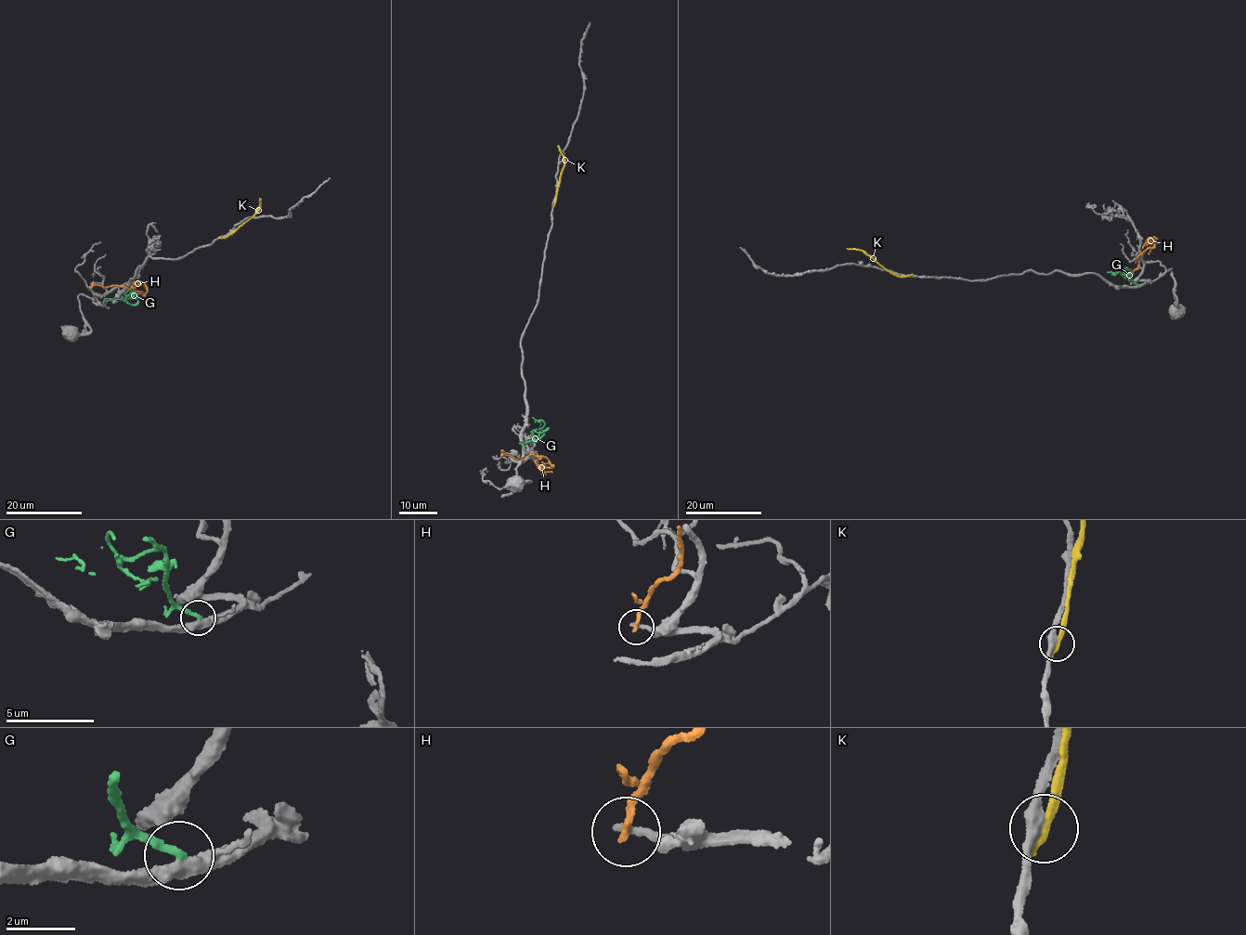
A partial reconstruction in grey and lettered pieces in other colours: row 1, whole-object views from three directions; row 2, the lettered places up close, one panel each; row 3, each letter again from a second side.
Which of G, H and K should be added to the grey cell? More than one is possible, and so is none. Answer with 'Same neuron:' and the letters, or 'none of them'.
Same neuron: G

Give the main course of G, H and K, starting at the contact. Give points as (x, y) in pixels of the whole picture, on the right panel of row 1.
G: (1137, 285), (1133, 281), (1129, 270), (1122, 271), (1119, 266), (1115, 274), (1107, 271)
H: (1129, 279), (1139, 266), (1137, 257), (1152, 246), (1153, 241), (1149, 238), (1157, 239)
K: (911, 275), (893, 275), (869, 254), (847, 249)

